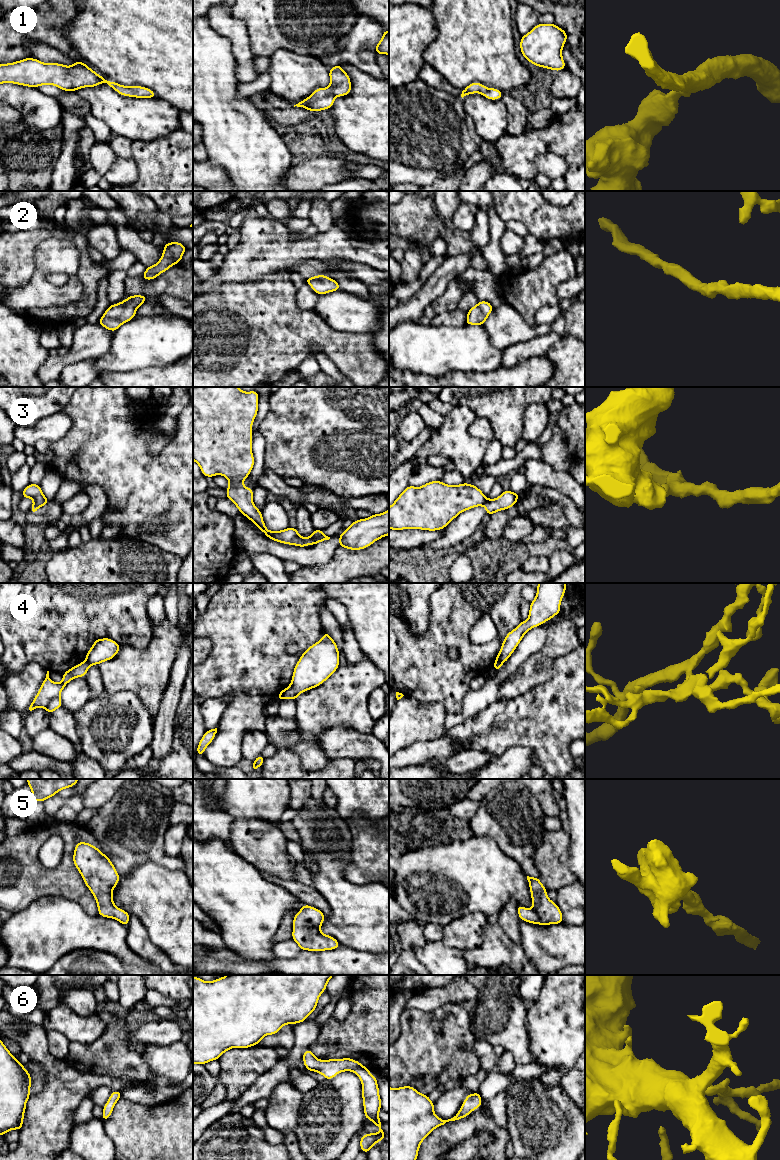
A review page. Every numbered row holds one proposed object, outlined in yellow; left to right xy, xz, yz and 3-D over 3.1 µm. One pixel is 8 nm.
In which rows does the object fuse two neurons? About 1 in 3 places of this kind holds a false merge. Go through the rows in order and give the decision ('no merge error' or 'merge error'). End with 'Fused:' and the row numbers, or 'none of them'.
1: no merge error
2: no merge error
3: merge error
4: merge error
5: no merge error
6: no merge error
Fused: 3, 4

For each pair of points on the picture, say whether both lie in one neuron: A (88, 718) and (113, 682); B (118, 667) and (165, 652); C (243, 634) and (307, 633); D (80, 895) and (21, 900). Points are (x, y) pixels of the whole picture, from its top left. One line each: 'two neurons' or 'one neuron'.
A: two neurons
B: one neuron
C: one neuron
D: one neuron

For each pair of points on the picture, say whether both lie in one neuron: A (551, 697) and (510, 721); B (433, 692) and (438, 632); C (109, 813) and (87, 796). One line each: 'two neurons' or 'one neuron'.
A: one neuron
B: one neuron
C: two neurons

